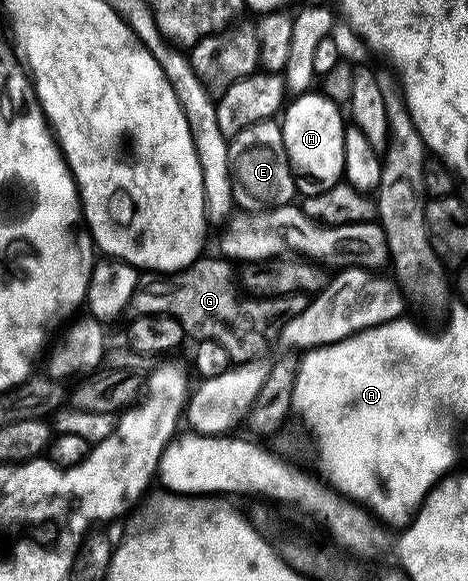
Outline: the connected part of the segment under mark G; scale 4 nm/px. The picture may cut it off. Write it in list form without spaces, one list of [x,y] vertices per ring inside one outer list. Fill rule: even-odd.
[[[200,259],[176,273],[148,272],[140,276],[130,312],[141,317],[165,315],[177,319],[188,338],[221,343],[233,363],[262,358],[267,344],[278,338],[287,320],[307,306],[308,298],[297,293],[286,293],[283,297],[239,297],[232,266],[226,260],[218,260]]]

